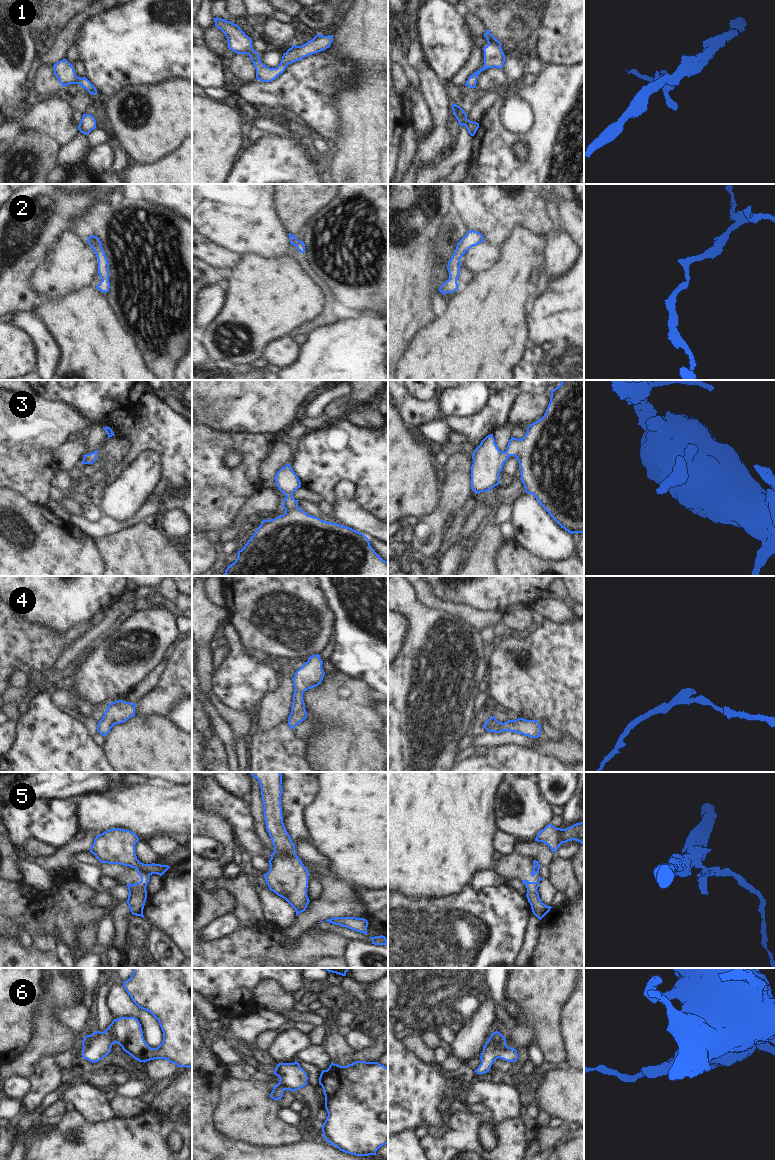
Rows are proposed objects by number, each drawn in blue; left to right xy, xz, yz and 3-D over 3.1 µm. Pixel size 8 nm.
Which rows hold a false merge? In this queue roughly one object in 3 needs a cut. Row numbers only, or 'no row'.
5

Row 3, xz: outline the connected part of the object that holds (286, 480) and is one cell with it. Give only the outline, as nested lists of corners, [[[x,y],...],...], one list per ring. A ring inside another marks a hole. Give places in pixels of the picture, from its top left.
[[[290,464],[282,467],[274,477],[276,486],[286,496],[282,507],[285,513],[274,519],[263,519],[253,536],[238,551],[237,559],[221,576],[388,576],[388,562],[383,560],[371,547],[369,539],[350,527],[323,521],[308,515],[298,507],[293,493],[301,482]]]

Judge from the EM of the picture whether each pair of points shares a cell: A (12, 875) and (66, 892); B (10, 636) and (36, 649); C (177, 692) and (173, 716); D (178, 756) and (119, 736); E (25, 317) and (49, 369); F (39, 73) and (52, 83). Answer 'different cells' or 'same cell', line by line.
A: different cells
B: same cell
C: different cells
D: same cell
E: same cell
F: same cell

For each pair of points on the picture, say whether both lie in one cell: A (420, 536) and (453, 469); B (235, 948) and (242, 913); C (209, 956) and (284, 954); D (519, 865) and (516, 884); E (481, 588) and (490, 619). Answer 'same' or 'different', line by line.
A: same
B: different
C: same
D: different
E: different

